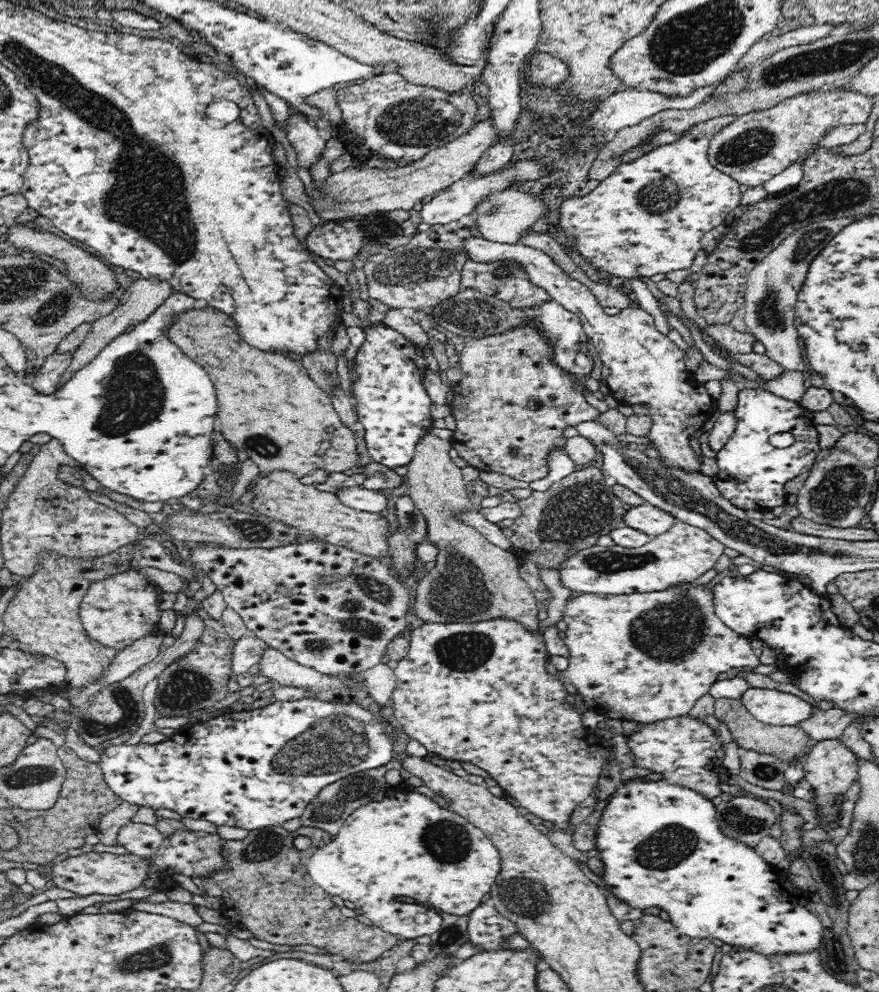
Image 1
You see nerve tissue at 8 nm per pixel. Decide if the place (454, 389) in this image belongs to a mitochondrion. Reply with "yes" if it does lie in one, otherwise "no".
no

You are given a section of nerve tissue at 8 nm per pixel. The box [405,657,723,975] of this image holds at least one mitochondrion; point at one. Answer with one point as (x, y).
(668, 846)

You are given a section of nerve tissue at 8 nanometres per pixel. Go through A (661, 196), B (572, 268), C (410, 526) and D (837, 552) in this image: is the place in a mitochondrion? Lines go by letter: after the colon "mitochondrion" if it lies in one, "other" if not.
A: mitochondrion
B: other
C: mitochondrion
D: mitochondrion

